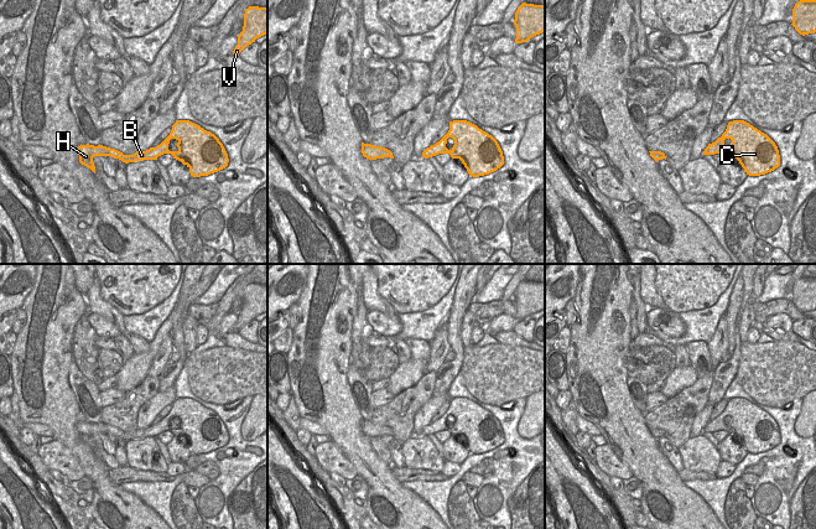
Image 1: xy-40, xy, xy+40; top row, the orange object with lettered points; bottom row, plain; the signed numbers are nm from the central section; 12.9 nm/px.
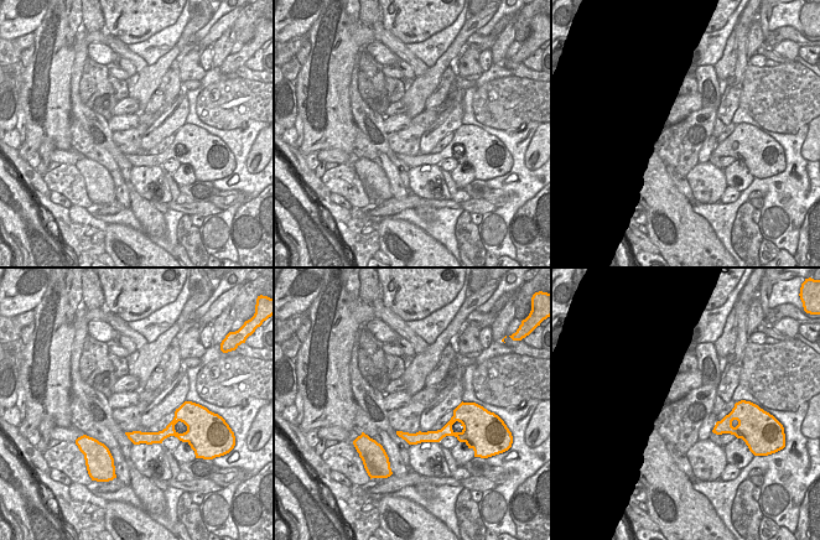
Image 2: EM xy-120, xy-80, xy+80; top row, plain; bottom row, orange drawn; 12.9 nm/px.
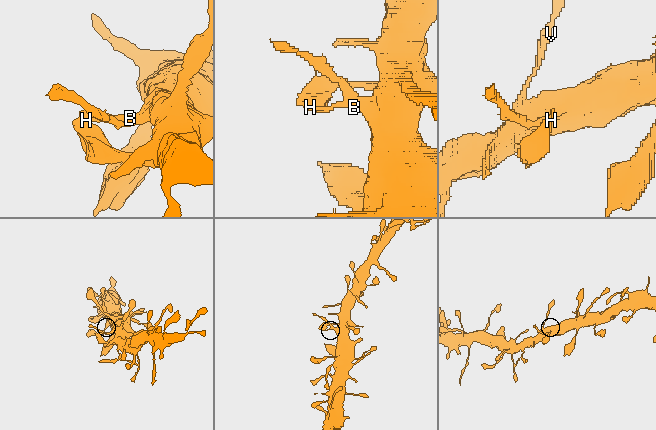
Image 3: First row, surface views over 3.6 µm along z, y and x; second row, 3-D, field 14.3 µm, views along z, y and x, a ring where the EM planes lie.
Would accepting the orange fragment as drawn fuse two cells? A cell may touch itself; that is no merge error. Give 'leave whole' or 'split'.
leave whole

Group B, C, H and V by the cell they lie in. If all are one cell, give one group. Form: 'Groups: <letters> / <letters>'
Groups: B C H V.

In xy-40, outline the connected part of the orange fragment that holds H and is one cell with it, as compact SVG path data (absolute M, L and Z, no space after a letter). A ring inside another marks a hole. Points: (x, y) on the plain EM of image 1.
M177 398L172 403L170 413L160 422L146 429L136 429L134 432L124 432L115 426L103 422L94 424L87 421L78 424L79 440L94 451L94 434L111 434L129 441L142 437L157 437L163 431L171 431L173 436L186 442L193 455L218 450L225 446L229 440L228 431L219 416L189 398ZM171 416L178 419L177 429L168 427Z

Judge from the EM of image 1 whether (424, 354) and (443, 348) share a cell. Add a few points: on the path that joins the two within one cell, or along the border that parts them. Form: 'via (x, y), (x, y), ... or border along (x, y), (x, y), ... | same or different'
border along (430, 342), (430, 357), (427, 359) | different

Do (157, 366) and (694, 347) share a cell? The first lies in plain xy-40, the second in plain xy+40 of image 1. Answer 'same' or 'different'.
different

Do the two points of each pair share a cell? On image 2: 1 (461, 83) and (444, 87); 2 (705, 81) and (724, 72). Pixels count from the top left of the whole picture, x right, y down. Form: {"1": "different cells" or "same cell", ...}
{"1": "different cells", "2": "different cells"}

